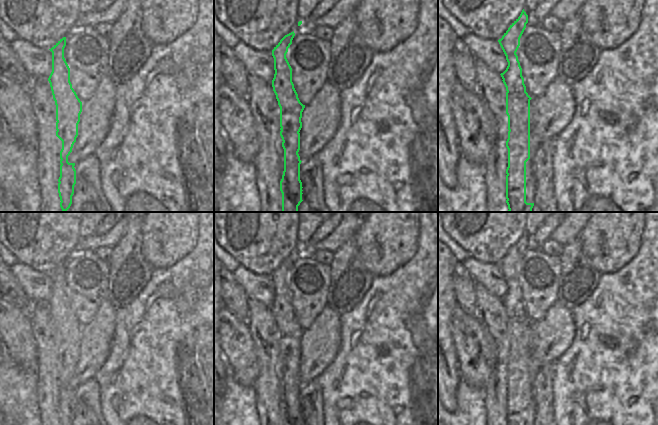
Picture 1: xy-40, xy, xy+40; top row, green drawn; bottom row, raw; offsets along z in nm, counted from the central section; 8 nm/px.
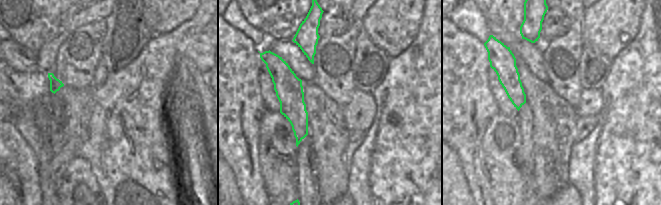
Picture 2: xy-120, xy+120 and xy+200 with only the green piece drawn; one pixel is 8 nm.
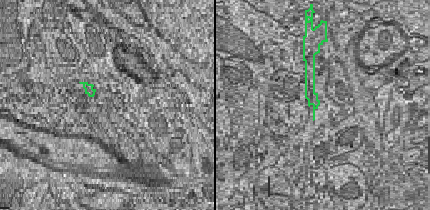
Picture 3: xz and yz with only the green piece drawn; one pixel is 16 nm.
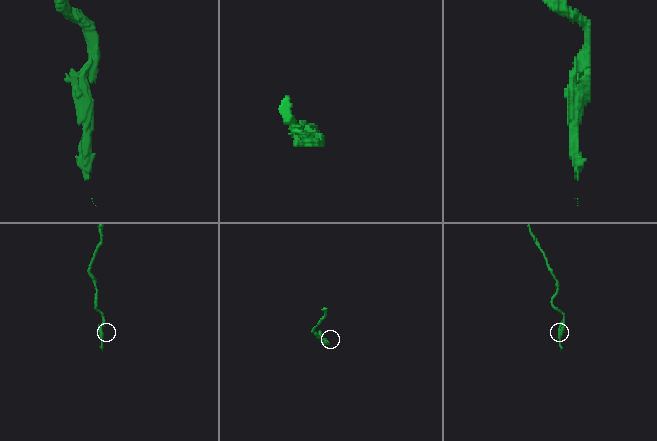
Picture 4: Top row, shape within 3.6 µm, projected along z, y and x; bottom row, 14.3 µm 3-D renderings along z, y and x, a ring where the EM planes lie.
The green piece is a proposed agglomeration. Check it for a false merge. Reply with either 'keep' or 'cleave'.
cleave

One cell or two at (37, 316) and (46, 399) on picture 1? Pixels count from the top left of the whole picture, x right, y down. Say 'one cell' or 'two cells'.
one cell

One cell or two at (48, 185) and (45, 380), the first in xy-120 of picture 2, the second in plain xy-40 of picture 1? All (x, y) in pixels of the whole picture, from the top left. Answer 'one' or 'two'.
one

